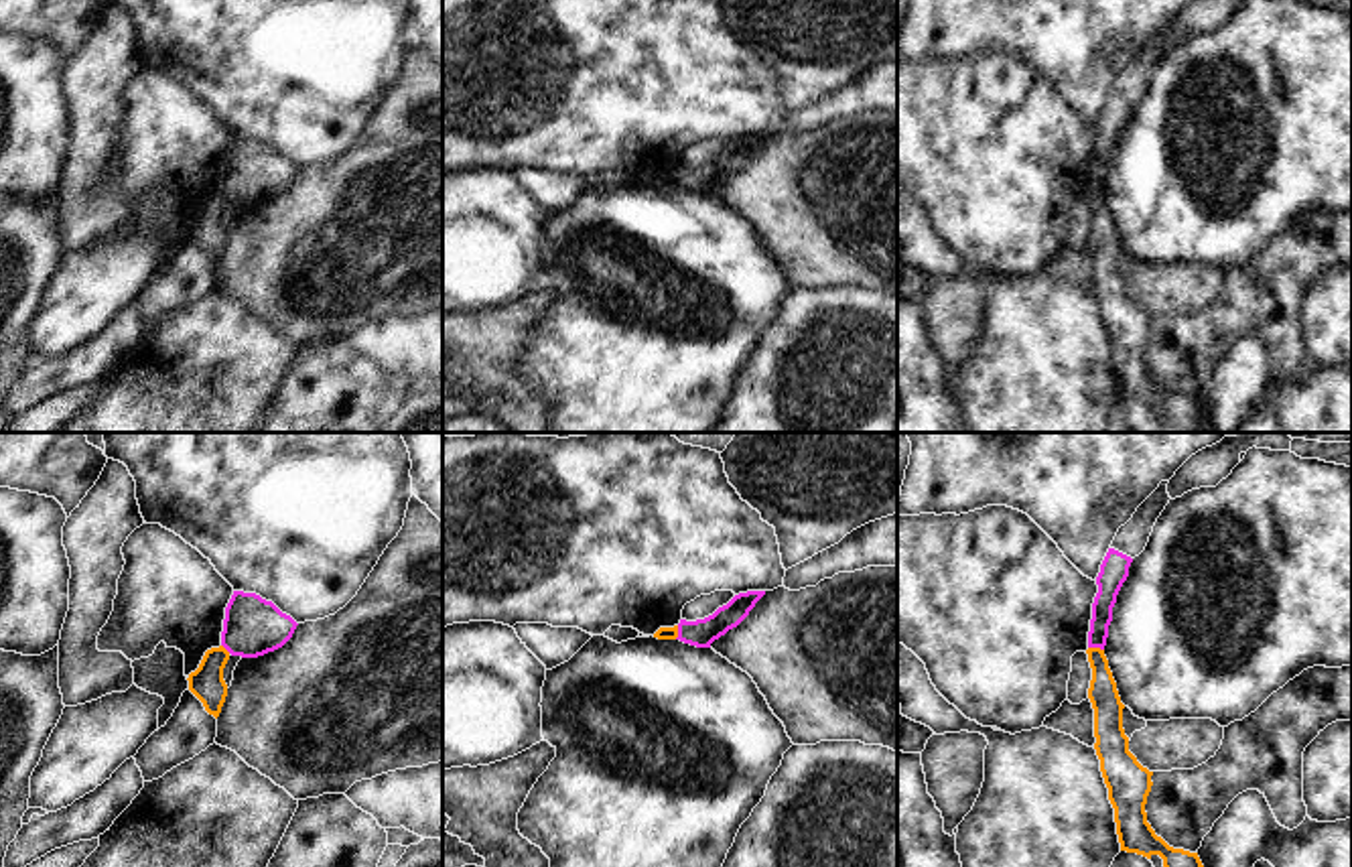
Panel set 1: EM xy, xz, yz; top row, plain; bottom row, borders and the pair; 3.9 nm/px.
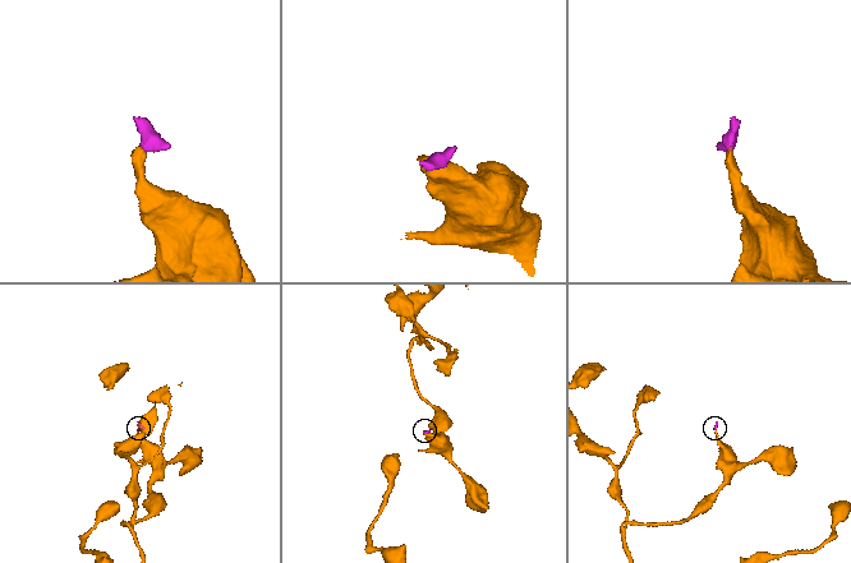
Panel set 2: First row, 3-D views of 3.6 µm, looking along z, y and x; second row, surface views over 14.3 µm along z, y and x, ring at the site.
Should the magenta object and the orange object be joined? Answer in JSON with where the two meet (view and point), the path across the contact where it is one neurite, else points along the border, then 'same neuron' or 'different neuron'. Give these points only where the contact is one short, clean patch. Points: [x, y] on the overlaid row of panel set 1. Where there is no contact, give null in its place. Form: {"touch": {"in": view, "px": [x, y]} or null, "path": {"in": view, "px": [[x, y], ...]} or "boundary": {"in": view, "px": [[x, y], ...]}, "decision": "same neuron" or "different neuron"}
{"touch": {"in": "yz", "px": [1097, 646]}, "boundary": {"in": "yz", "px": [[1089, 646], [1103, 650]]}, "decision": "different neuron"}

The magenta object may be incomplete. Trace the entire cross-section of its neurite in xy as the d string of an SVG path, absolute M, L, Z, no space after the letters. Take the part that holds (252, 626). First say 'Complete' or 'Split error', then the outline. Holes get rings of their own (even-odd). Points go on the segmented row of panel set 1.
Complete. M233 591L223 619L221 646L231 656L258 658L282 648L296 621L256 593Z

